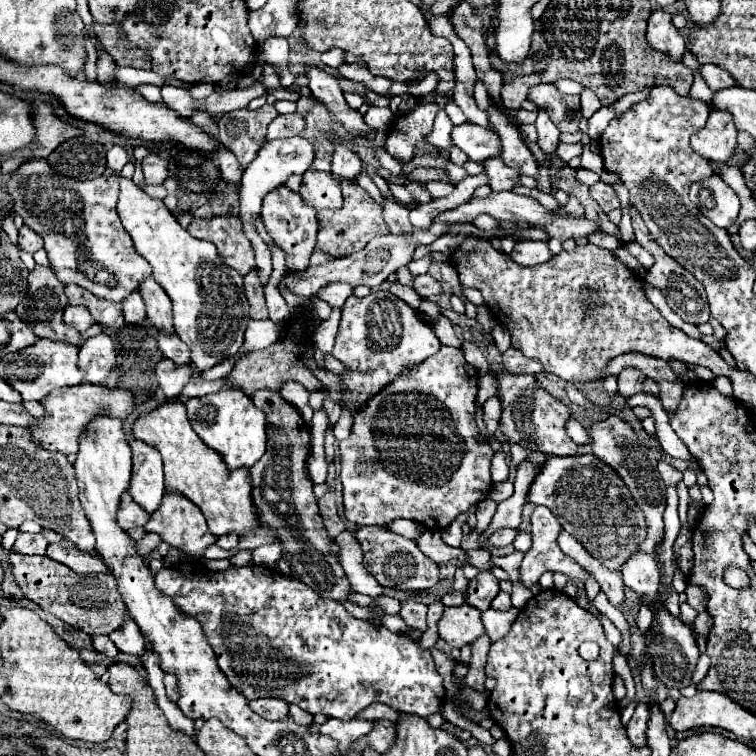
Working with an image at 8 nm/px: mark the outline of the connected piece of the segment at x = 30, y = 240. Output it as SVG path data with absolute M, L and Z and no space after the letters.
M24 225L18 233L18 247L28 253L36 253L38 249L42 249L42 237Z

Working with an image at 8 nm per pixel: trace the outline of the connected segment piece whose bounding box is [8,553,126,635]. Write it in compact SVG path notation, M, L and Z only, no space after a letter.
M10 553L8 563L22 593L30 601L40 605L44 611L56 615L68 625L78 627L88 635L108 635L122 625L126 605L122 603L122 597L118 595L116 589L116 579L110 573L80 575L58 561L40 555L30 557L30 555Z

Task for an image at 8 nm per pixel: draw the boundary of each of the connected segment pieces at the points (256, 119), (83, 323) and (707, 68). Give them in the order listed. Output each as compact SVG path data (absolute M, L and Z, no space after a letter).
M264 105L256 111L238 109L224 113L218 121L218 139L240 163L252 163L266 139L266 127L274 117L278 117L274 105Z
M66 307L64 309L64 323L76 331L86 331L96 321L92 319L92 315L86 307Z
M702 65L700 67L700 75L704 77L706 85L712 89L712 91L718 91L718 89L726 89L726 87L732 87L736 85L734 79L730 77L728 71L716 67L716 65Z

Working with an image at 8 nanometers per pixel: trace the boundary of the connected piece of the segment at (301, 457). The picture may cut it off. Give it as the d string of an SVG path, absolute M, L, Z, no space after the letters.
M256 391L250 395L254 405L262 409L266 415L266 439L268 447L264 457L250 467L250 481L252 481L252 503L258 511L260 525L276 531L278 541L282 543L284 559L292 567L292 575L312 587L318 595L330 599L348 599L352 587L348 577L338 559L330 555L332 539L328 537L318 503L314 497L314 483L306 471L306 459L310 455L310 433L300 411L282 401L278 393L270 391Z

